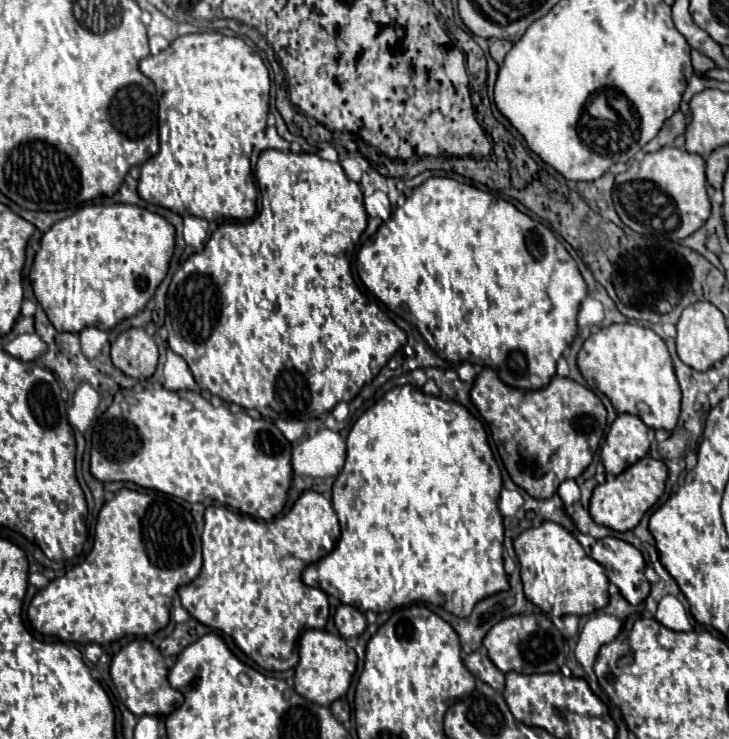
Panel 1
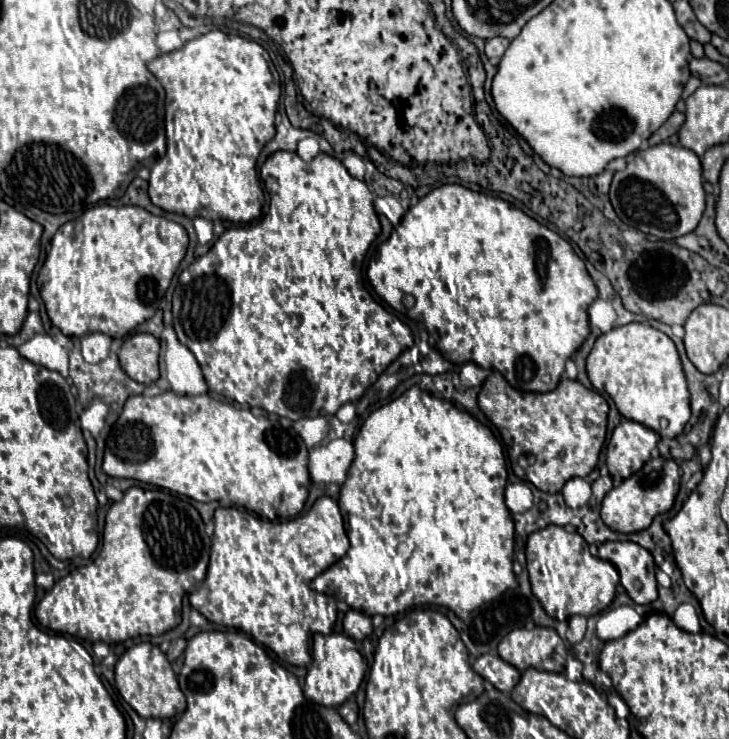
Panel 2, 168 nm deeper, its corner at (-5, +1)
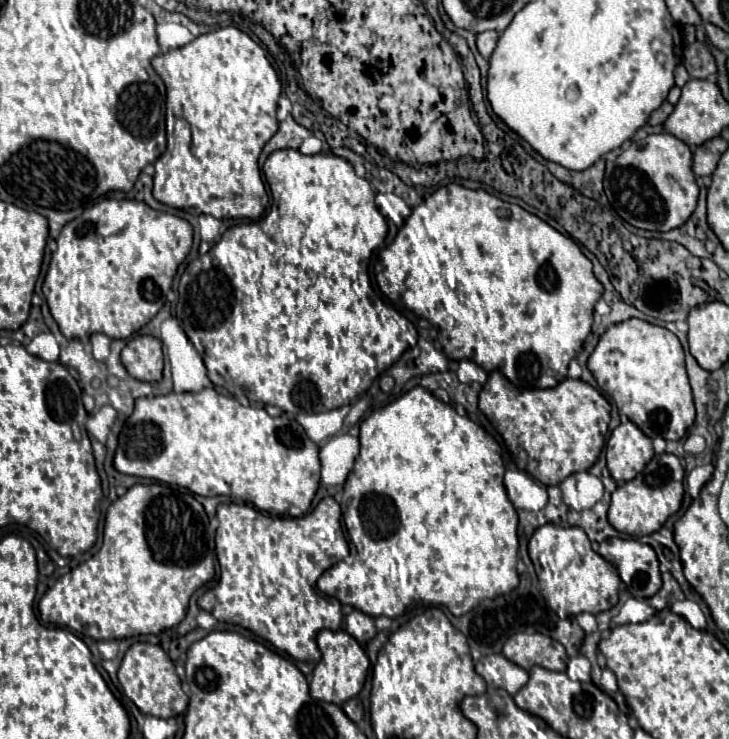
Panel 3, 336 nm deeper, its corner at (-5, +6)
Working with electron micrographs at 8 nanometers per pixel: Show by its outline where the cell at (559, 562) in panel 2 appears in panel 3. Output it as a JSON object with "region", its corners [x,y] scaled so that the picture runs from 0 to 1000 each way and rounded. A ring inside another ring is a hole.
{"region":[[[764,709],[737,714],[726,731],[726,752],[739,782],[739,798],[770,839],[800,828],[822,831],[846,817],[852,782],[830,755],[813,747],[811,733],[797,714]]]}

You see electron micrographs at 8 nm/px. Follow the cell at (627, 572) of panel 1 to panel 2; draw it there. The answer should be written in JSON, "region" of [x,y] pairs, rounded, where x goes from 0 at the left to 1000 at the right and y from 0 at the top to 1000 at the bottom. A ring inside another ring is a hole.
{"region":[[[833,732],[822,737],[822,754],[844,765],[852,792],[871,816],[888,819],[901,811],[898,759],[888,743],[868,732]]]}

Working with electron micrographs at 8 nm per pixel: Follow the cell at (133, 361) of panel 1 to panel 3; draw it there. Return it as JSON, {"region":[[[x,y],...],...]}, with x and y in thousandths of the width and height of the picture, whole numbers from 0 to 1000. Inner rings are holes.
{"region":[[[182,455],[166,476],[174,503],[193,517],[218,517],[224,509],[221,460],[210,455]]]}

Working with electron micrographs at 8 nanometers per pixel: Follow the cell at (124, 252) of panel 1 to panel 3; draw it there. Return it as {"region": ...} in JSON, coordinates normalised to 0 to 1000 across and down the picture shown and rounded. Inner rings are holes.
{"region":[[[144,268],[89,303],[78,322],[78,338],[70,346],[70,357],[59,382],[59,398],[86,455],[114,457],[141,449],[150,457],[177,460],[224,417],[243,363],[262,338],[262,327],[265,309],[257,298],[229,287],[215,287],[188,271]]]}

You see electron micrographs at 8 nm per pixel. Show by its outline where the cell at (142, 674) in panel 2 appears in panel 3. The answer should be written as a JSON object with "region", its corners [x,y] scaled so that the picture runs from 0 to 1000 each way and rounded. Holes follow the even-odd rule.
{"region":[[[185,869],[169,888],[169,896],[163,901],[163,923],[174,945],[182,947],[196,966],[207,966],[215,972],[240,972],[251,966],[257,958],[259,945],[251,936],[248,920],[240,909],[240,899],[235,896],[235,890],[226,885],[221,874]]]}

